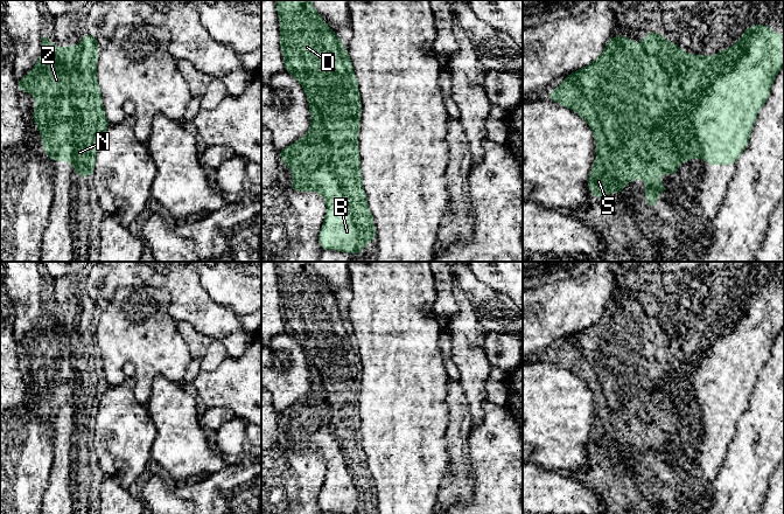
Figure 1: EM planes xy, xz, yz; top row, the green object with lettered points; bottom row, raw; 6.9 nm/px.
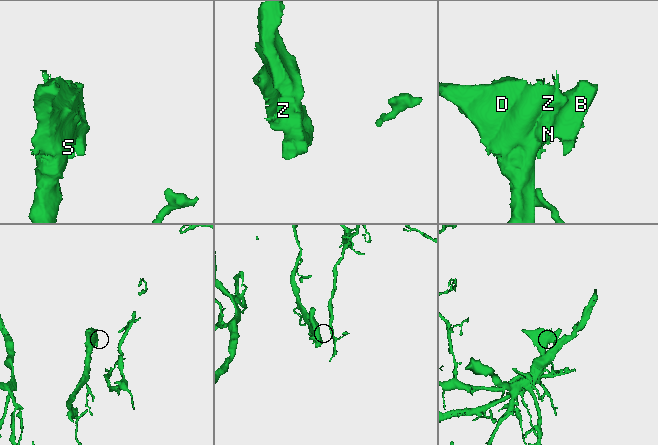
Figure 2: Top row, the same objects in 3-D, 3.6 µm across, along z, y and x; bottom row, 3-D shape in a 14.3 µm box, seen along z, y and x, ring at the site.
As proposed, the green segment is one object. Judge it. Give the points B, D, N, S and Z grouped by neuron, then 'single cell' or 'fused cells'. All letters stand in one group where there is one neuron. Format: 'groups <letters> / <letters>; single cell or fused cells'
groups B D N S Z; single cell

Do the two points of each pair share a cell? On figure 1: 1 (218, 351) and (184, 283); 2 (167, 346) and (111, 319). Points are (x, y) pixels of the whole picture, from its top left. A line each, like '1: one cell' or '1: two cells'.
1: two cells
2: one cell

